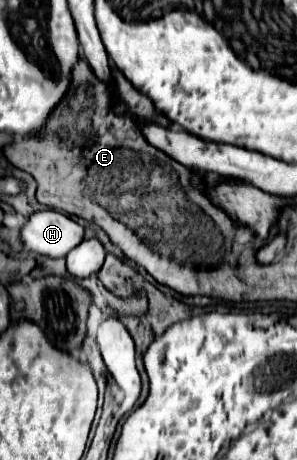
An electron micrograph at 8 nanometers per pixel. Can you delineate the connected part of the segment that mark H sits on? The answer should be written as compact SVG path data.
M38 211L30 215L22 227L22 241L28 251L46 257L66 257L80 241L84 241L84 227L64 213Z

